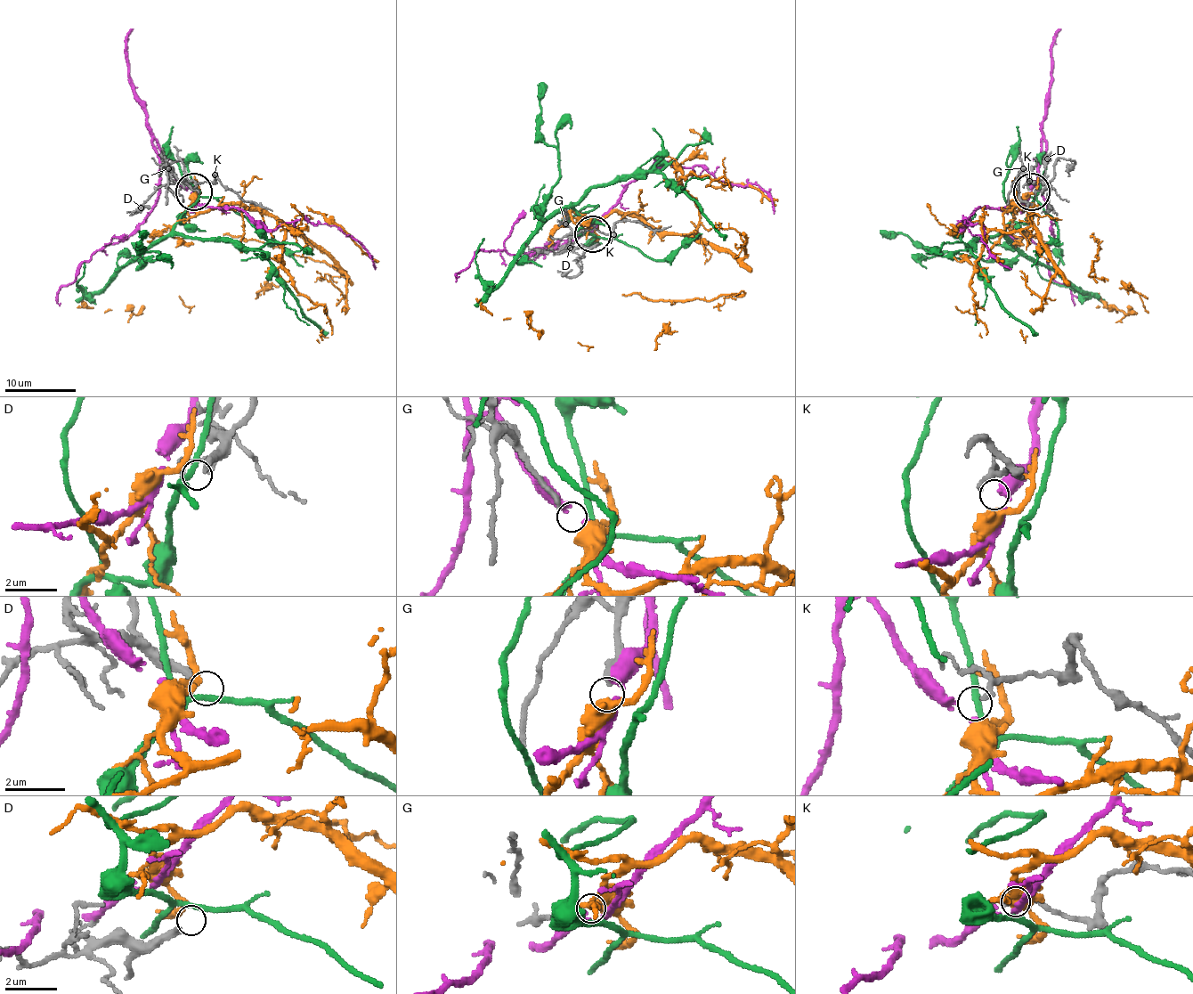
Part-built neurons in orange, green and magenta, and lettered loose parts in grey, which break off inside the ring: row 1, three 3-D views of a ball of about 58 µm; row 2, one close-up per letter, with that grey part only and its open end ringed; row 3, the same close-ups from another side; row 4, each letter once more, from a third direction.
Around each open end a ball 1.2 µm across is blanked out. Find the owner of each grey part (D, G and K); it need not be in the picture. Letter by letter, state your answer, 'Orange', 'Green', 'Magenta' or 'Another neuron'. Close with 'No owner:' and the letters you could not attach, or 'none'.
D: Another neuron
G: Orange
K: Magenta
No owner: D

